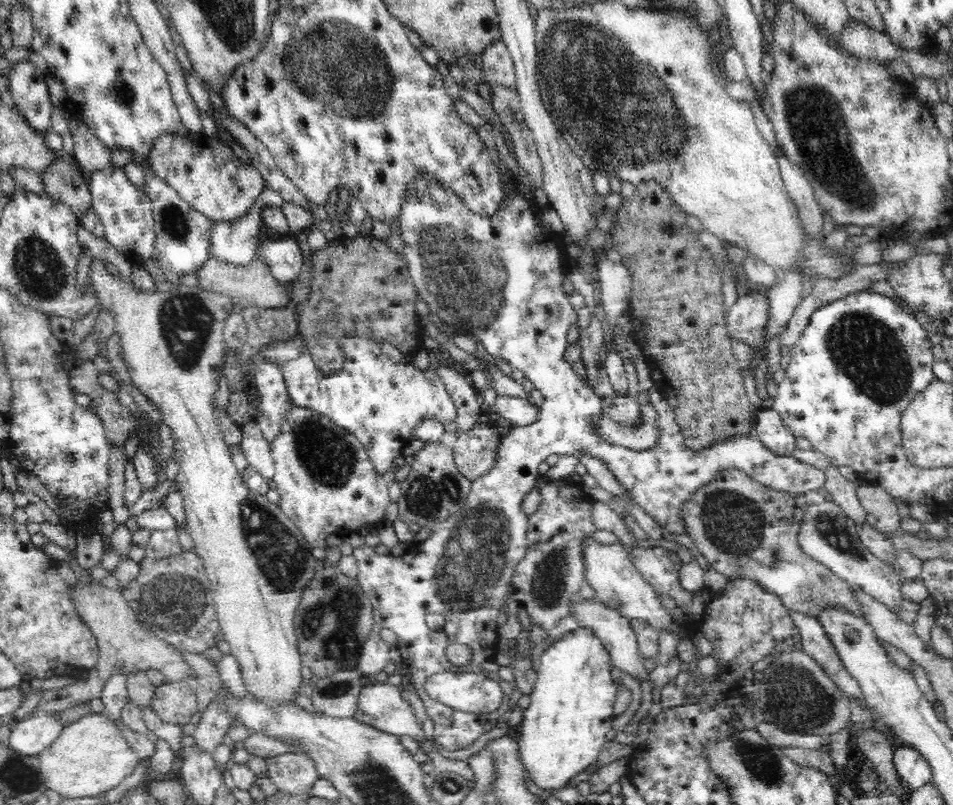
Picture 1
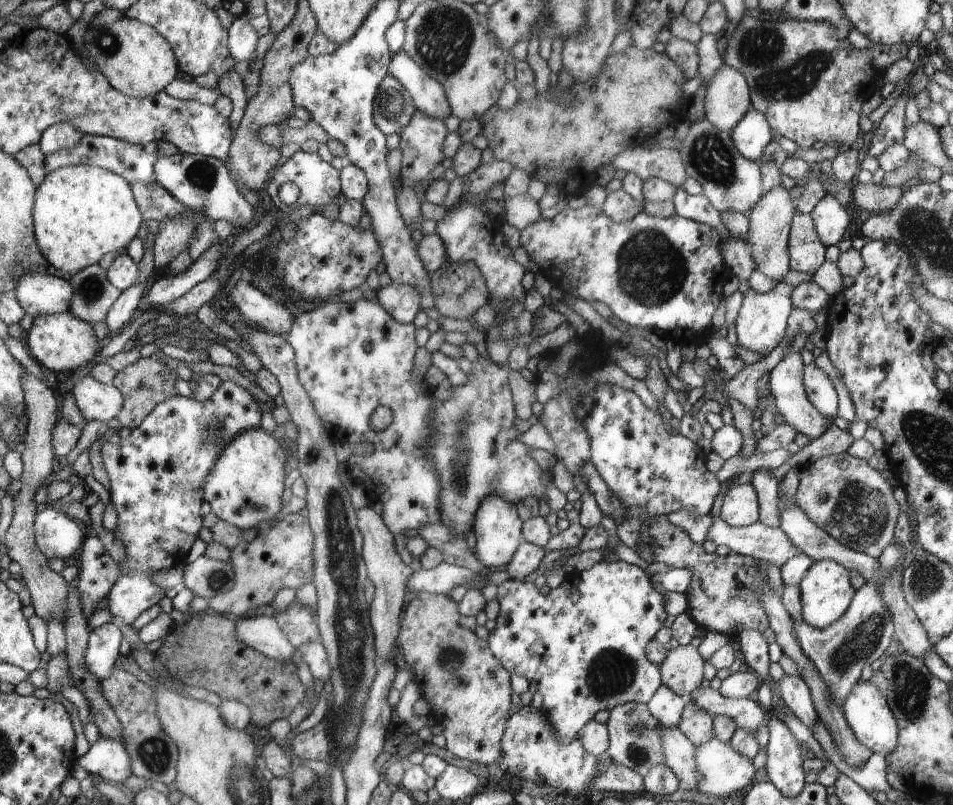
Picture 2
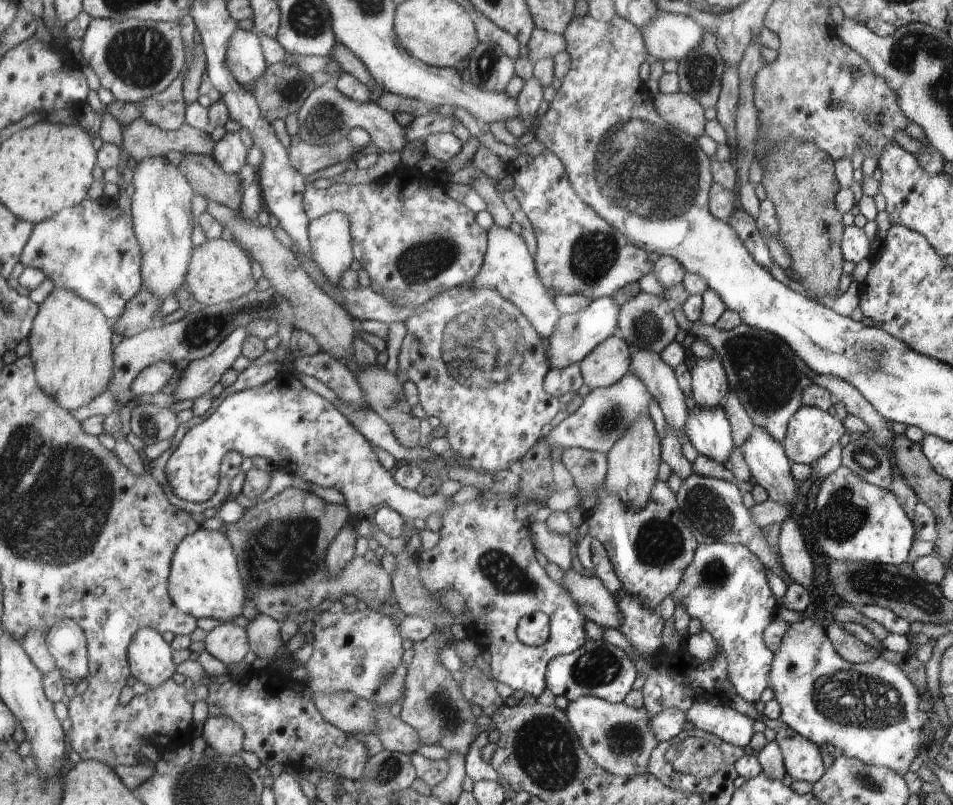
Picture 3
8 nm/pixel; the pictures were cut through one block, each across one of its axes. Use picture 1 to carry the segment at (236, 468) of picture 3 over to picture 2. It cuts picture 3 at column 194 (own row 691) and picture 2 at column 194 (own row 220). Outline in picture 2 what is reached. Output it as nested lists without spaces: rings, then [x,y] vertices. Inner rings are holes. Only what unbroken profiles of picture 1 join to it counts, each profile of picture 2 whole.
[[[232,381],[222,382],[210,399],[197,401],[194,396],[183,397],[177,394],[161,402],[139,427],[120,443],[104,442],[102,462],[110,478],[110,500],[117,514],[118,524],[113,530],[116,540],[124,543],[127,552],[125,562],[118,563],[123,574],[110,589],[108,610],[116,625],[132,625],[132,622],[150,606],[154,606],[162,596],[161,589],[152,580],[156,571],[168,571],[180,564],[202,528],[202,486],[207,482],[215,462],[224,447],[245,430],[258,429],[262,423],[264,406],[243,387]]]

